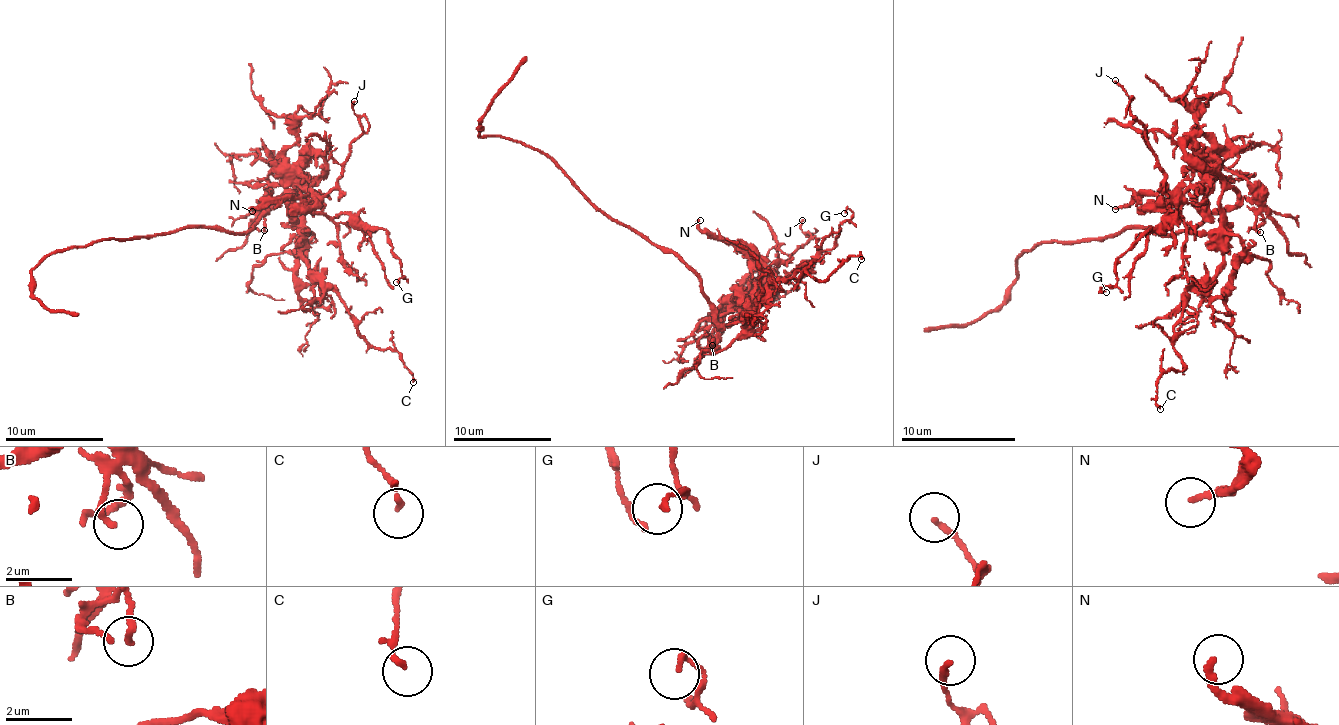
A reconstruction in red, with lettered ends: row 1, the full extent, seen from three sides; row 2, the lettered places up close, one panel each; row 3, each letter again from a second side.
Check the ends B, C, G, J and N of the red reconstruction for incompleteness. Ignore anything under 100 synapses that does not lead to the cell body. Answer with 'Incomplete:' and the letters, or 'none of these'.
Incomplete: none of these

